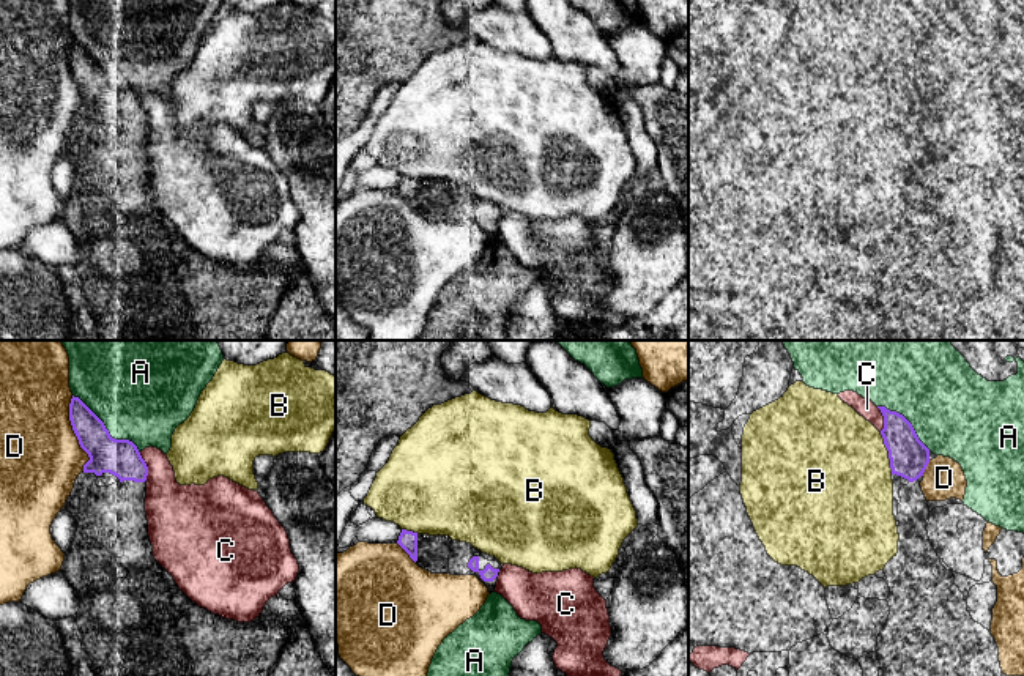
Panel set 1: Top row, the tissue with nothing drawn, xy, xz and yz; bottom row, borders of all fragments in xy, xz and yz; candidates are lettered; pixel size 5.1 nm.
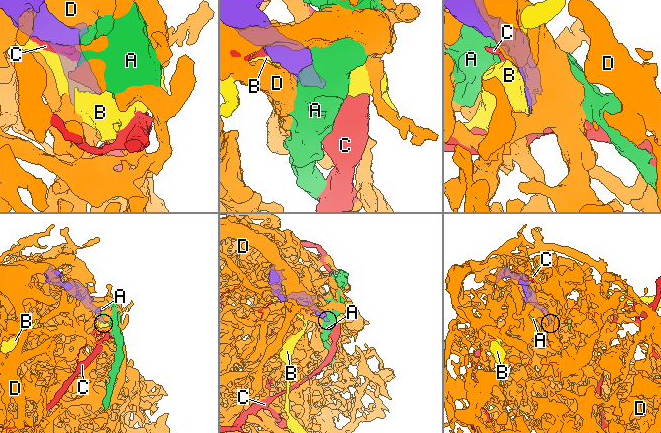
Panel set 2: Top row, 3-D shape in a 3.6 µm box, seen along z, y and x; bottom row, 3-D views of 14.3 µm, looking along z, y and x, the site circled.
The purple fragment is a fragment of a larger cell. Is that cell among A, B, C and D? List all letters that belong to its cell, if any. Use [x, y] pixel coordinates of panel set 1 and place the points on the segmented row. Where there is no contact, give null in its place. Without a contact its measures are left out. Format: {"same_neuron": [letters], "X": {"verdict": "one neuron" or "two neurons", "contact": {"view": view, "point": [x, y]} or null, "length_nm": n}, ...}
{"same_neuron": [], "A": {"verdict": "two neurons", "contact": {"view": "xy", "point": [107, 430]}, "length_nm": 460}, "B": {"verdict": "two neurons", "contact": {"view": "yz", "point": [889, 453]}, "length_nm": 220}, "C": {"verdict": "two neurons", "contact": {"view": "xy", "point": [147, 467]}, "length_nm": 150}, "D": {"verdict": "two neurons", "contact": {"view": "xy", "point": [74, 432]}, "length_nm": 380}}

